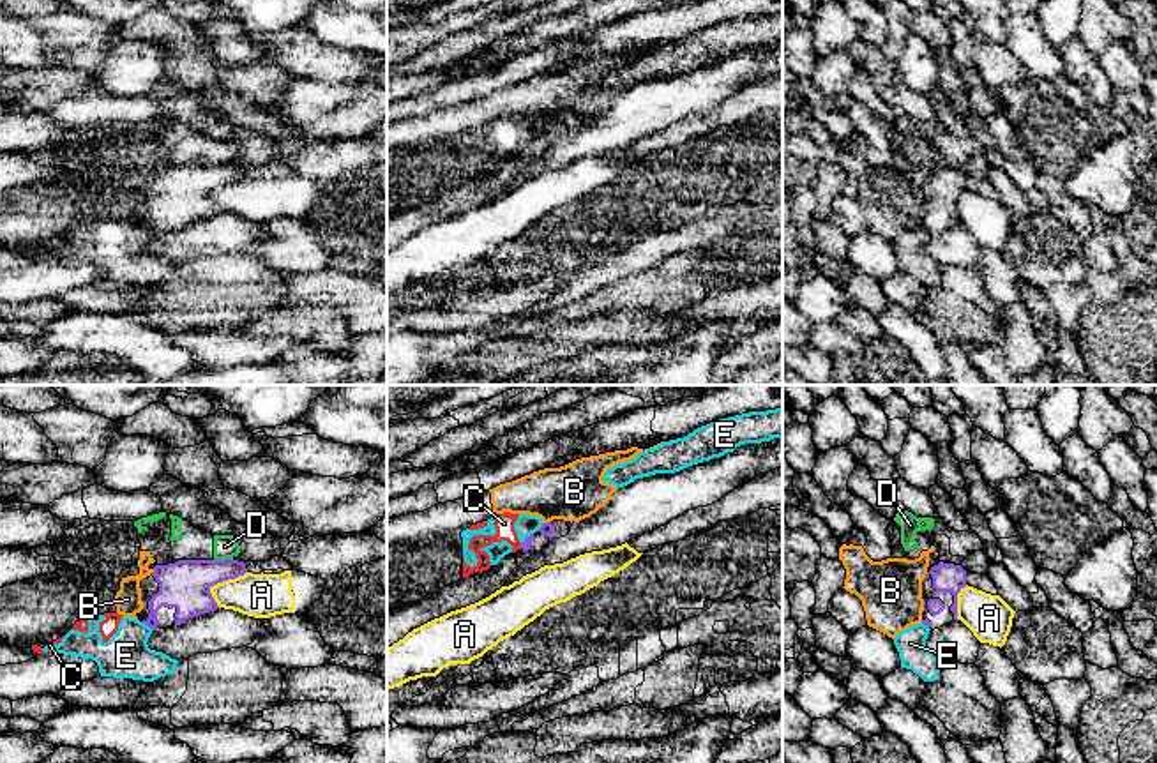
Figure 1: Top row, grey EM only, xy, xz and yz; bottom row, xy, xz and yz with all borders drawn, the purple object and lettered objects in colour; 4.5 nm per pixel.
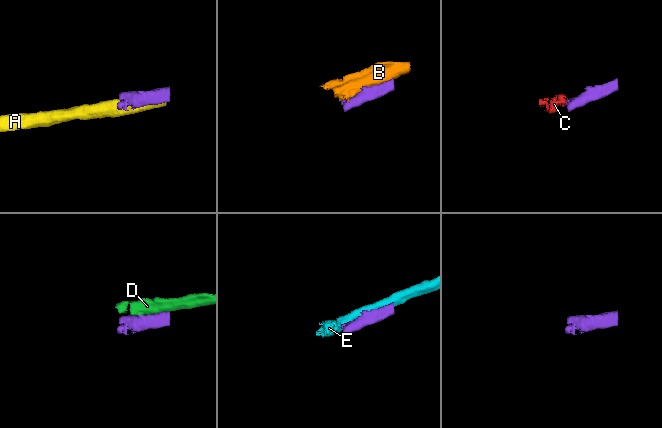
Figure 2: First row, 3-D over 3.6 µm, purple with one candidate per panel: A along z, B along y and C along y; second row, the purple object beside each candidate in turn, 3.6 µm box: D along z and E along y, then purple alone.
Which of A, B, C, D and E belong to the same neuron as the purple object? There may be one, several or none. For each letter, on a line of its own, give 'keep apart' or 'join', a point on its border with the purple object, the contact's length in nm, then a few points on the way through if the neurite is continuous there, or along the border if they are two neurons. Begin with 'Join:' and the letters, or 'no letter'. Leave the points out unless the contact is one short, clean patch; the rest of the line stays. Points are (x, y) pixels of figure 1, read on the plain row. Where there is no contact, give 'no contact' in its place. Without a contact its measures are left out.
Join: no letter
A: keep apart | xy (219, 186) | 220 nm
B: keep apart | xy (154, 175) | 30 nm
C: keep apart | xz (521, 151) | 40 nm | along xz (521, 147), (518, 152)
D: keep apart | xy (223, 165) | 90 nm
E: keep apart | xy (147, 228) | 70 nm | along xy (142, 226), (152, 234)

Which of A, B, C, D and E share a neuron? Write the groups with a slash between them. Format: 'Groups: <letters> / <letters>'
Groups: A / B / C E / D

